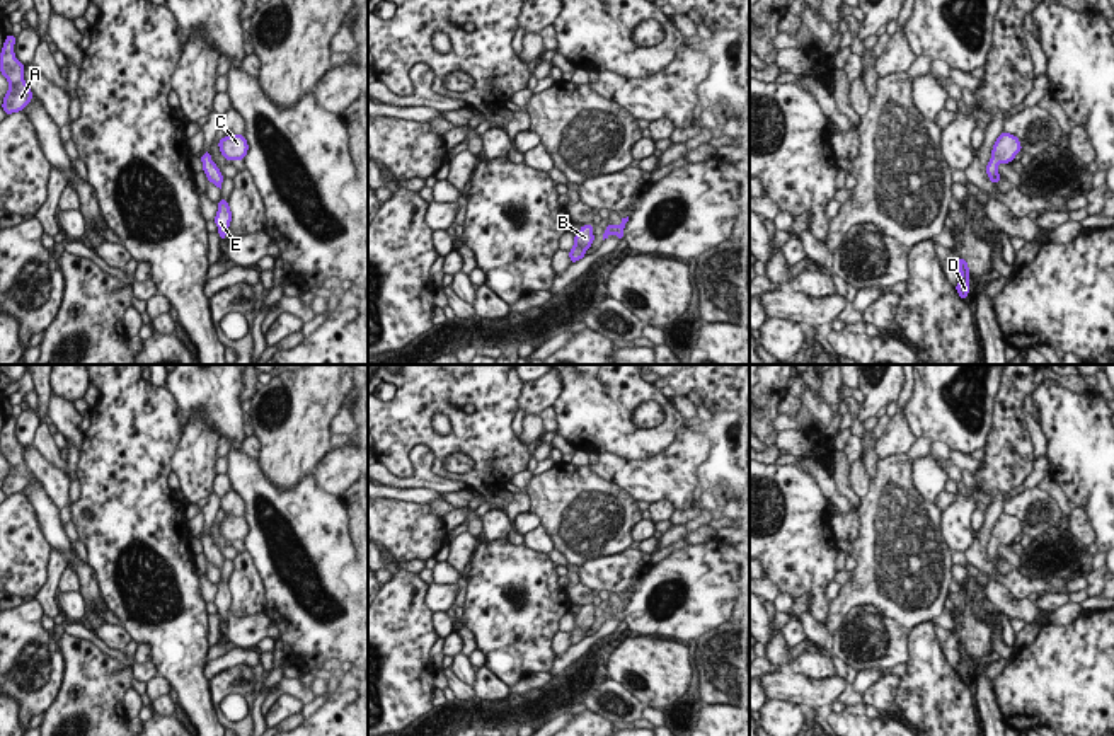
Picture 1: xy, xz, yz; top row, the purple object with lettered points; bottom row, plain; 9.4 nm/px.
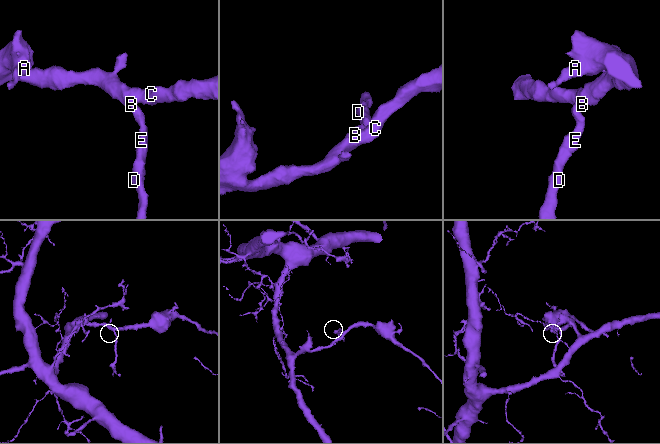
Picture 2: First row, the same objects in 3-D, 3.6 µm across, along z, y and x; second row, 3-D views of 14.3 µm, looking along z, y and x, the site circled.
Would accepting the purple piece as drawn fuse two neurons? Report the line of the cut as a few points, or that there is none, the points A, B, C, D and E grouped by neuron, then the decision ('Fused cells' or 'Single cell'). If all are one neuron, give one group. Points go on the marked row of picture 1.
No split. Groups: A B C D E. Single cell.

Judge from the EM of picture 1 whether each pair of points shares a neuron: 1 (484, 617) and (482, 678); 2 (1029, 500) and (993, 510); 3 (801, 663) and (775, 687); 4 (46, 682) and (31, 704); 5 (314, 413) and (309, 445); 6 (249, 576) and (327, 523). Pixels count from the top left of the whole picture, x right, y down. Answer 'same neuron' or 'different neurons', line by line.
1: different neurons
2: different neurons
3: different neurons
4: same neuron
5: same neuron
6: different neurons

